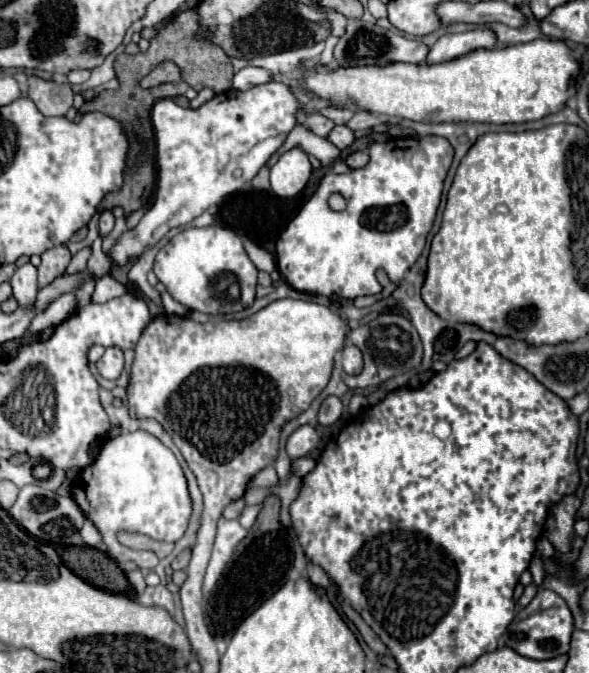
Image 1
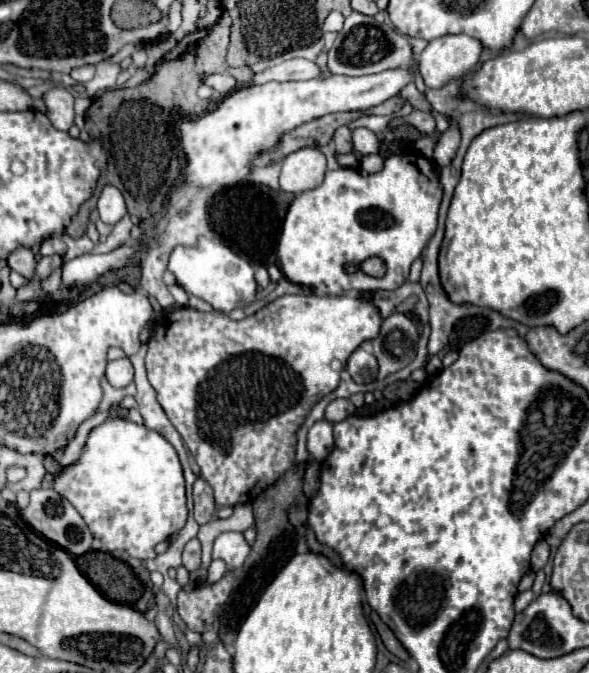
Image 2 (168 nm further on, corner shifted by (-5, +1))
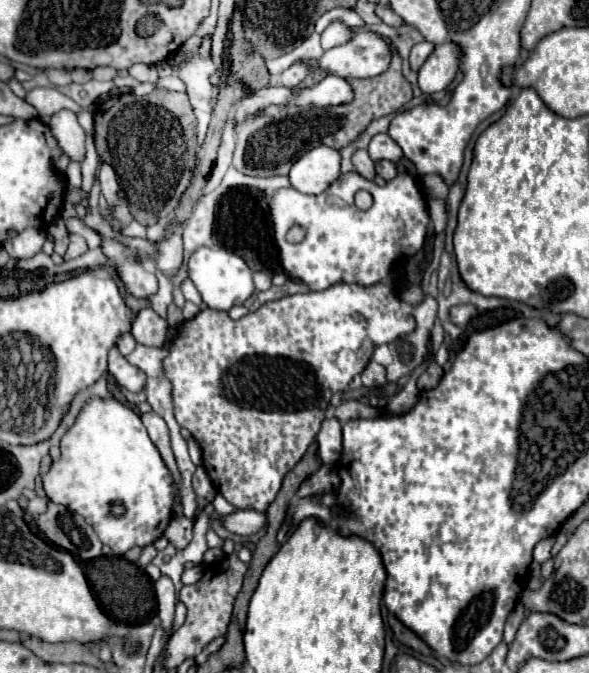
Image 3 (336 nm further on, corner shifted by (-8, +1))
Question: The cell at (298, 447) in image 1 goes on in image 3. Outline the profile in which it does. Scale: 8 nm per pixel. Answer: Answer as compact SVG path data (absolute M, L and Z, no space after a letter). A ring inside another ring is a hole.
M325 418L321 424L321 430L317 434L319 444L319 456L323 464L331 466L341 458L343 446L341 446L341 422L337 418Z

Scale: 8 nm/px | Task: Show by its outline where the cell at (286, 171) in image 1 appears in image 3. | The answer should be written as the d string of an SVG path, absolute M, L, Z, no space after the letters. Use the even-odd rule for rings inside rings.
M317 146L305 152L289 172L291 186L303 194L321 194L339 178L341 156L335 148Z

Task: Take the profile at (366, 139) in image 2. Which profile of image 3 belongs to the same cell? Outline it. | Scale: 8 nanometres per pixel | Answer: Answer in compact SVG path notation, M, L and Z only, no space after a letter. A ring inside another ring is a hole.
M375 134L369 142L369 148L367 148L369 156L373 160L391 160L391 162L397 162L403 158L403 152L399 150L399 146L387 136L387 134Z

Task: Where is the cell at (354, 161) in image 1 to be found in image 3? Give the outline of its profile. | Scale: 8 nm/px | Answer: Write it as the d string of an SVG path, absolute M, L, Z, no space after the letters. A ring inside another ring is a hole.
M379 160L379 162L375 162L375 170L377 170L377 174L379 174L383 180L391 180L391 178L397 174L395 164L389 162L389 160Z

